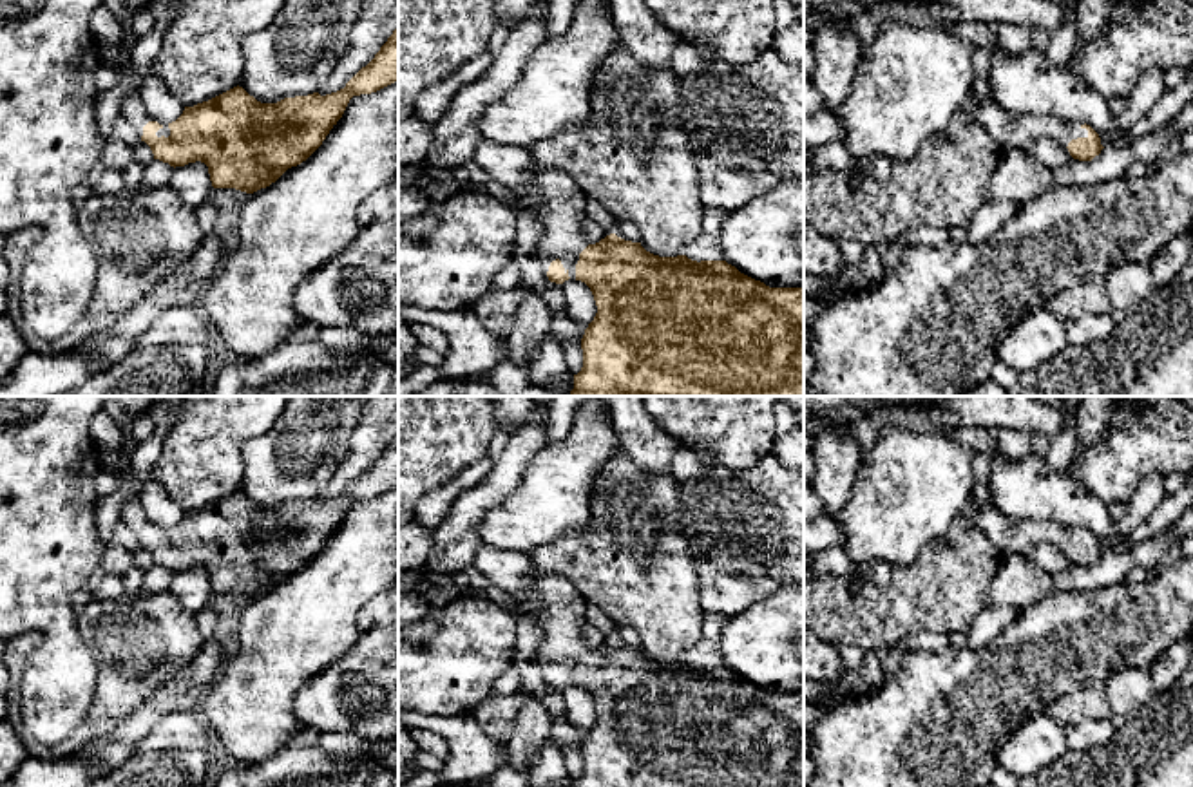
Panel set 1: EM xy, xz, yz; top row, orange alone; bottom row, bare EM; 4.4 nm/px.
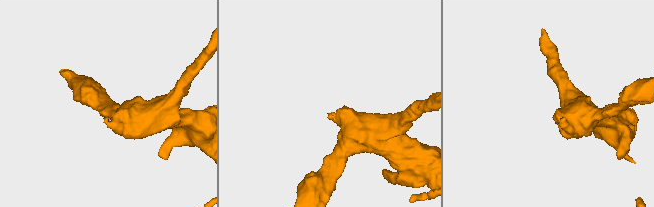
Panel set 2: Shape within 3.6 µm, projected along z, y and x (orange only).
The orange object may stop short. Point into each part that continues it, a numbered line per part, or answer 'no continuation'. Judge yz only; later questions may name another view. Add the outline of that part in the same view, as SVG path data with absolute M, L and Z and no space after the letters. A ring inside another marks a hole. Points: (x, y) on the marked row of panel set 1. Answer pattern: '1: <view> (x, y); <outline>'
1: yz (1009, 131); M976 78L965 109L985 127L1001 148L1023 148L1037 137L1050 137L1068 147L1072 139L1088 137L1081 121L1055 116L1012 116L992 96L988 80Z

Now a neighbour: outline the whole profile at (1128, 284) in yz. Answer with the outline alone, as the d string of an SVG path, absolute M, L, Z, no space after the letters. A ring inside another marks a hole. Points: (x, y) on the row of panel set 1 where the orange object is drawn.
M1146 262L1113 264L1102 279L1112 308L1124 313L1141 304L1151 304L1157 289L1151 266Z

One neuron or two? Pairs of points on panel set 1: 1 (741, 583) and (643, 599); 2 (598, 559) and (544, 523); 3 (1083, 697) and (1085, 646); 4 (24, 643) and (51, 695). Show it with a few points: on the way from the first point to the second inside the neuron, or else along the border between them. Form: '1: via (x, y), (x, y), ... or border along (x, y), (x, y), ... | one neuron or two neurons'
1: border along (688, 549), (697, 574), (697, 601), (706, 614) | two neurons
2: border along (591, 502), (591, 520), (583, 530), (527, 552) | two neurons
3: border along (1101, 681), (1090, 681), (1054, 699), (1047, 710) | two neurons
4: border along (42, 632), (42, 641), (24, 661) | two neurons

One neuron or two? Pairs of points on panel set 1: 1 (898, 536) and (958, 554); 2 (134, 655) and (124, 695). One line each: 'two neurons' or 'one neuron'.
1: two neurons
2: one neuron

